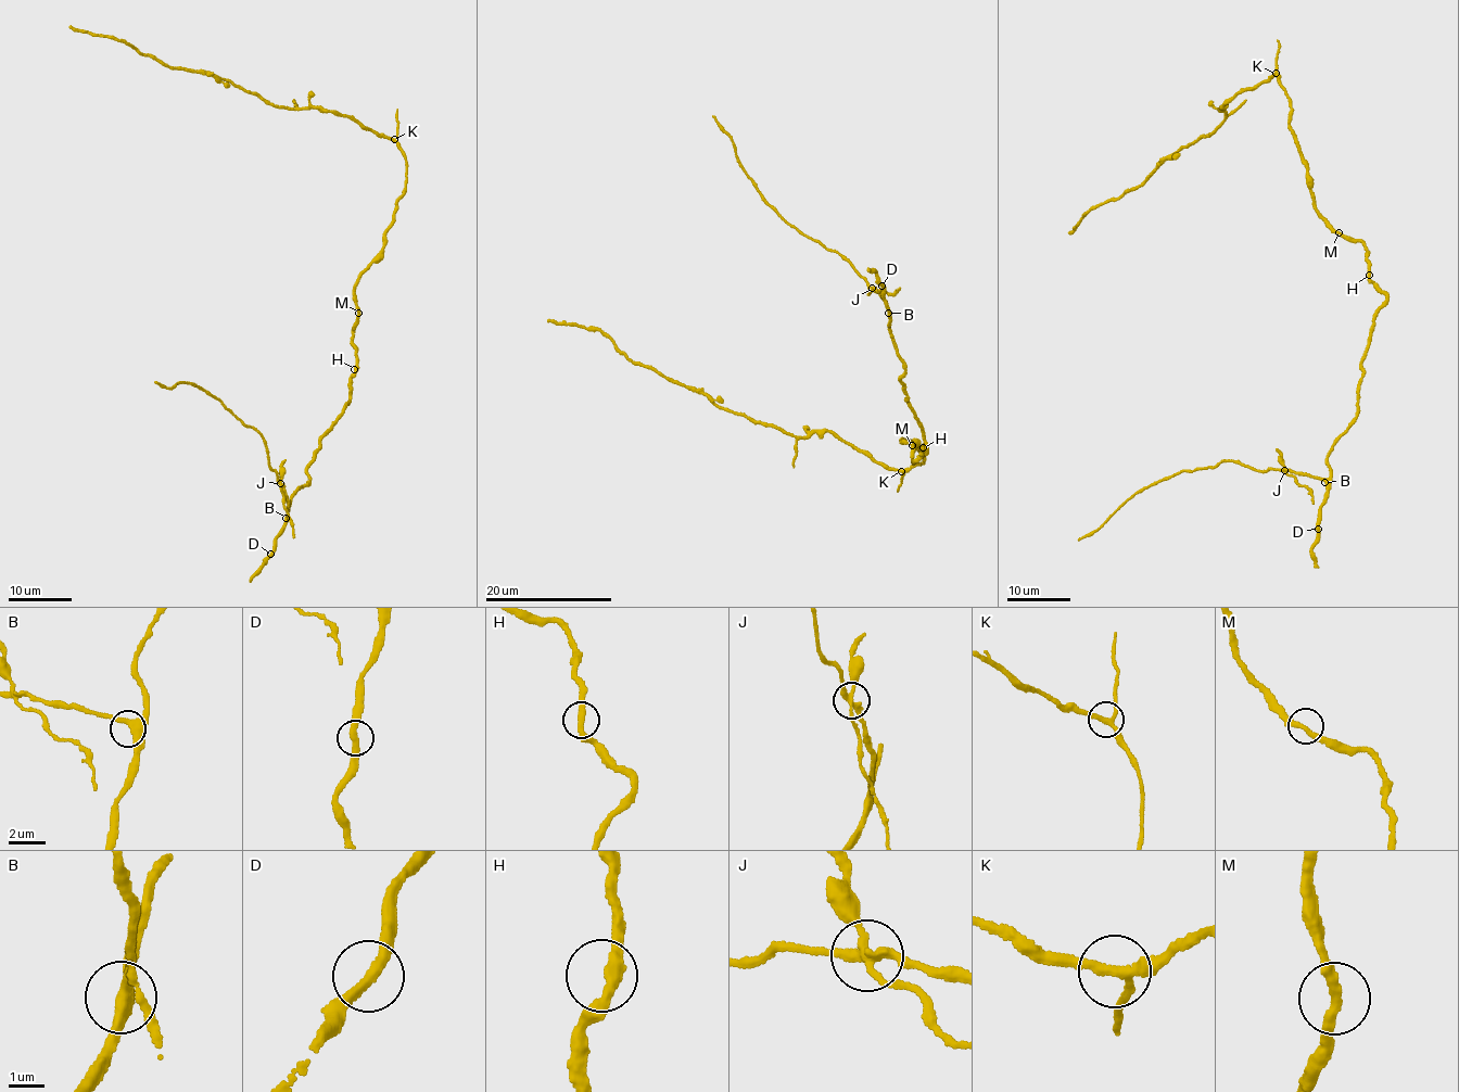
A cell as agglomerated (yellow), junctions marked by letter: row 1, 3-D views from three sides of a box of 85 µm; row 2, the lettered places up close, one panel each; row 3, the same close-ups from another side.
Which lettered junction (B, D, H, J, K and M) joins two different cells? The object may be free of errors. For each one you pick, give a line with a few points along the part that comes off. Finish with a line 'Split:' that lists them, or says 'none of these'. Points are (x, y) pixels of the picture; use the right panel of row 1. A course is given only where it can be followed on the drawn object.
J: foreign part runs (1284, 469), (1312, 494), (1312, 503)
Split: J

